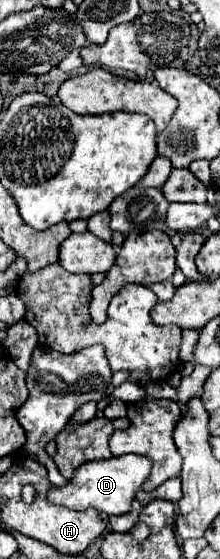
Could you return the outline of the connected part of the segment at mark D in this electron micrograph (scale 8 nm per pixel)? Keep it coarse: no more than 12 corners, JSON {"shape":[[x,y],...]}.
{"shape":[[151,459],[89,461],[49,501],[107,515],[131,511]]}

